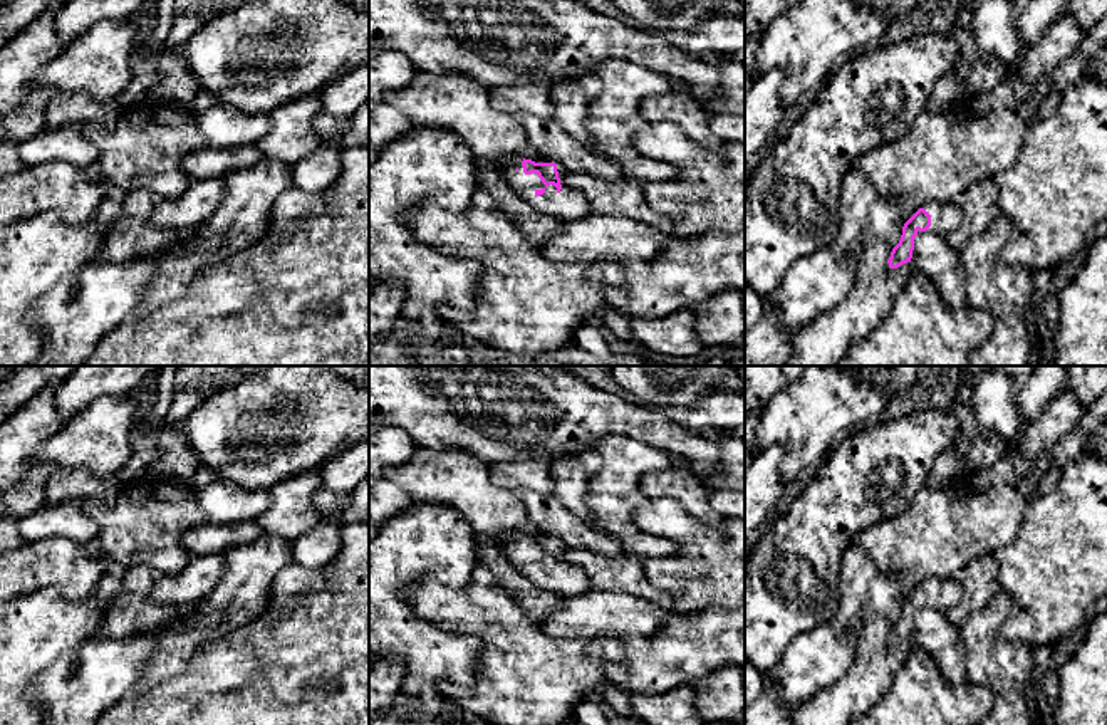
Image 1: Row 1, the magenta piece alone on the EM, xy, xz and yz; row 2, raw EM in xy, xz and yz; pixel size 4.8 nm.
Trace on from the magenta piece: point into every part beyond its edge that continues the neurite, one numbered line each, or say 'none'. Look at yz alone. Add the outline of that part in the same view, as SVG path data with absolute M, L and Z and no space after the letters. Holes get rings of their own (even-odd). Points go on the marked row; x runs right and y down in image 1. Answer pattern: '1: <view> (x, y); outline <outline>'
1: yz (945, 217); outline M928 201L921 208L924 208L931 215L931 227L928 232L946 235L951 230L958 228L961 222L961 208L956 201L953 203L936 203Z

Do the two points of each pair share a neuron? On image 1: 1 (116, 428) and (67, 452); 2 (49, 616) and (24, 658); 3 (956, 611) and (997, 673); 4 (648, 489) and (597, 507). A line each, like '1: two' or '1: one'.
1: one
2: one
3: two
4: two

